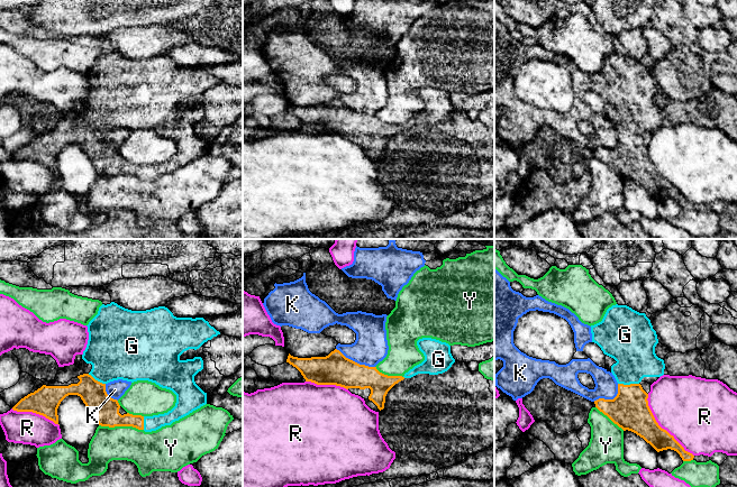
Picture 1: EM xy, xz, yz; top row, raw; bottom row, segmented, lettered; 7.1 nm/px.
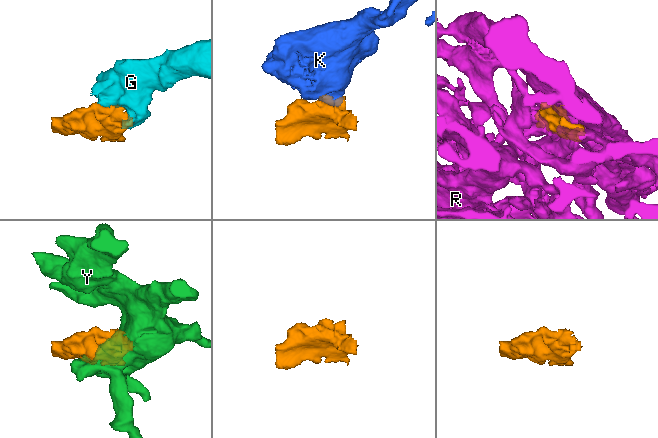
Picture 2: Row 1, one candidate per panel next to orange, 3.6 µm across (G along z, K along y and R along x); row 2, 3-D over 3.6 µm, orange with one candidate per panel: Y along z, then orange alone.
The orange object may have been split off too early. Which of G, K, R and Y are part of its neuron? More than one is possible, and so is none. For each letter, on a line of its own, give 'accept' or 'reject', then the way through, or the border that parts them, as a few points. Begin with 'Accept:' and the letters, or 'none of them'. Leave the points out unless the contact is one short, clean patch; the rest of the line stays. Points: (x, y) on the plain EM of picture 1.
Accept: G
G: accept
K: reject; border along xz (336, 97), (346, 106), (360, 112), (374, 116)
R: reject
Y: reject

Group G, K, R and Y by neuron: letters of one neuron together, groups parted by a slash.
G / K / R / Y

